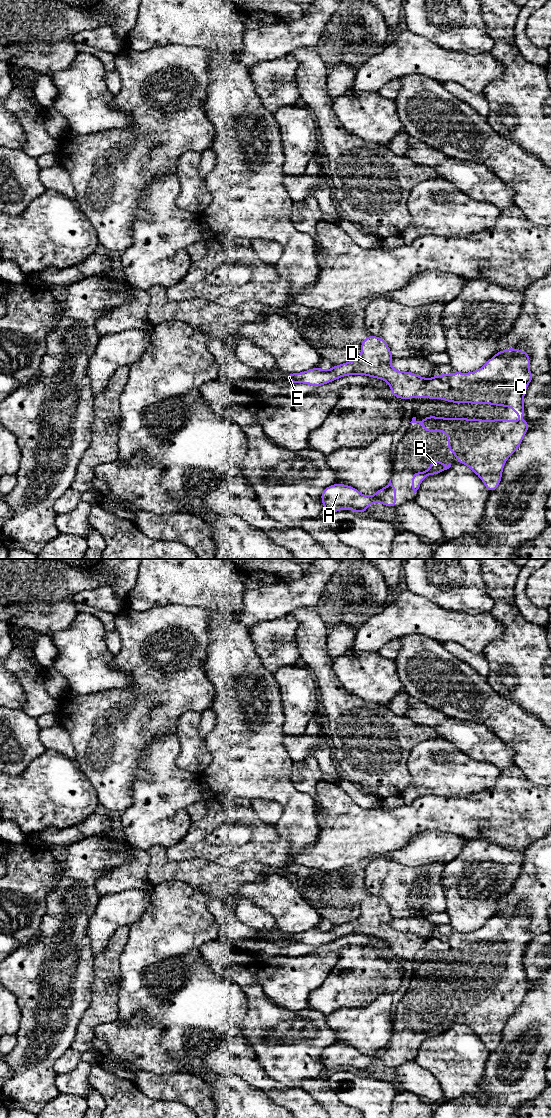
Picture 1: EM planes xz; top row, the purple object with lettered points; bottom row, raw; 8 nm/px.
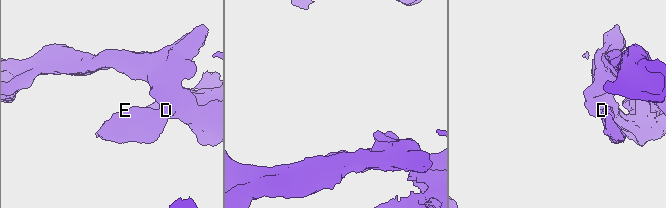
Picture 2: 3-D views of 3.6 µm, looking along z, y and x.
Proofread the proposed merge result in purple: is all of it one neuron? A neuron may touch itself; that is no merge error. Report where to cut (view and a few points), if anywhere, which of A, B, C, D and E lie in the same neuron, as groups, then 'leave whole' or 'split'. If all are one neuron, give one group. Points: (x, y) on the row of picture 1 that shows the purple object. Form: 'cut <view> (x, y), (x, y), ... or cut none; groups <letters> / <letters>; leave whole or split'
cut xz (428, 379), (414, 396); groups A B C / D E; split

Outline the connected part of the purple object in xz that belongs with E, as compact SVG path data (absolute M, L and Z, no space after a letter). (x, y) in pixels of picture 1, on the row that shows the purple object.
M368 335L361 342L361 354L357 359L334 365L331 369L312 368L301 373L286 374L287 383L303 383L313 387L330 383L347 375L365 375L386 381L391 395L399 399L412 399L428 381L409 371L398 371L391 366L394 357L382 338Z

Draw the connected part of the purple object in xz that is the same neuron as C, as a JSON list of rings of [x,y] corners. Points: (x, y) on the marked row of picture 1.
[[[507,348],[474,372],[453,372],[428,379],[415,397],[511,407],[517,417],[523,418],[524,394],[534,378],[529,365],[525,350]]]

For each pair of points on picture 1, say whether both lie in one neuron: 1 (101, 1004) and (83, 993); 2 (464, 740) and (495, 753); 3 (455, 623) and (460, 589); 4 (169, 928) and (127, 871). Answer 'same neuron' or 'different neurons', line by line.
1: different neurons
2: same neuron
3: different neurons
4: different neurons

